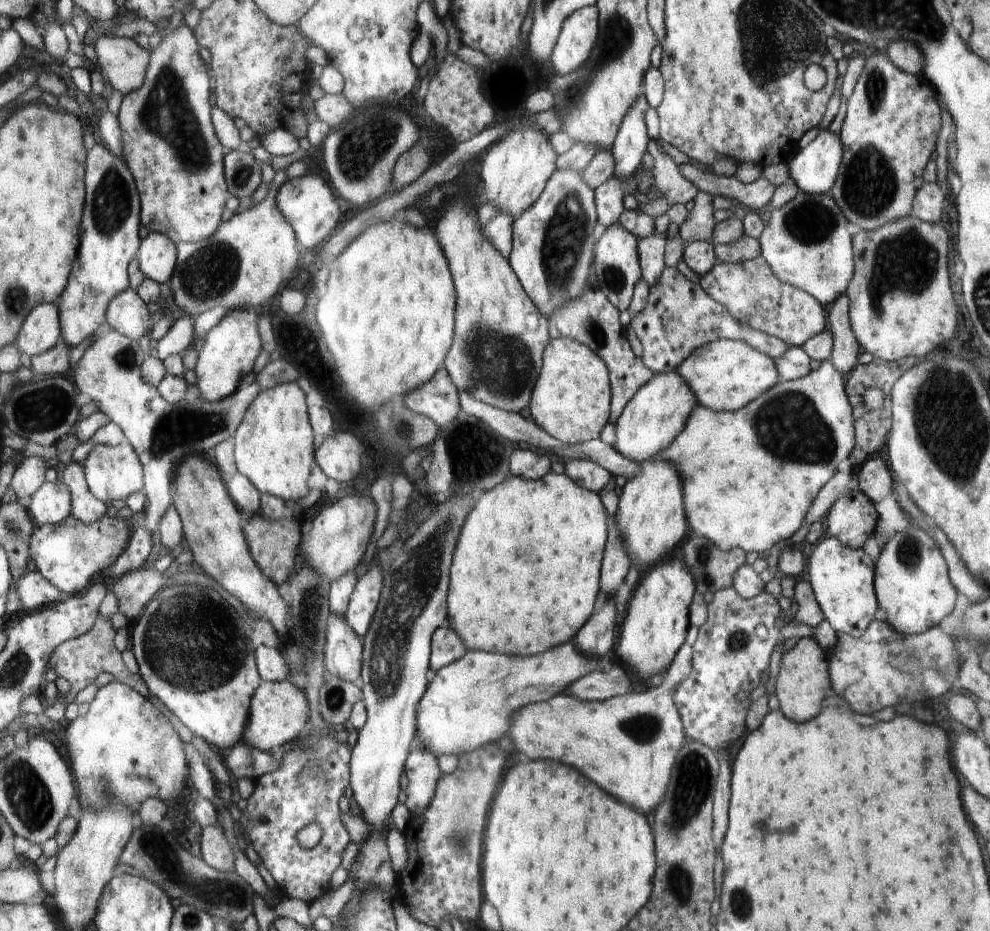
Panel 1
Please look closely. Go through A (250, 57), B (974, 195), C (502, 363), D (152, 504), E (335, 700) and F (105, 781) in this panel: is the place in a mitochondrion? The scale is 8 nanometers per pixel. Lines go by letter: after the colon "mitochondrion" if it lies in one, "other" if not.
A: other
B: other
C: mitochondrion
D: other
E: mitochondrion
F: mitochondrion

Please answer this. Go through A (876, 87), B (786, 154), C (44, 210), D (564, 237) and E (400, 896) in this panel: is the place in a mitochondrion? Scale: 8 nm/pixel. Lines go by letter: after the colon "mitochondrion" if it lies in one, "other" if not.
A: mitochondrion
B: other
C: other
D: mitochondrion
E: other

